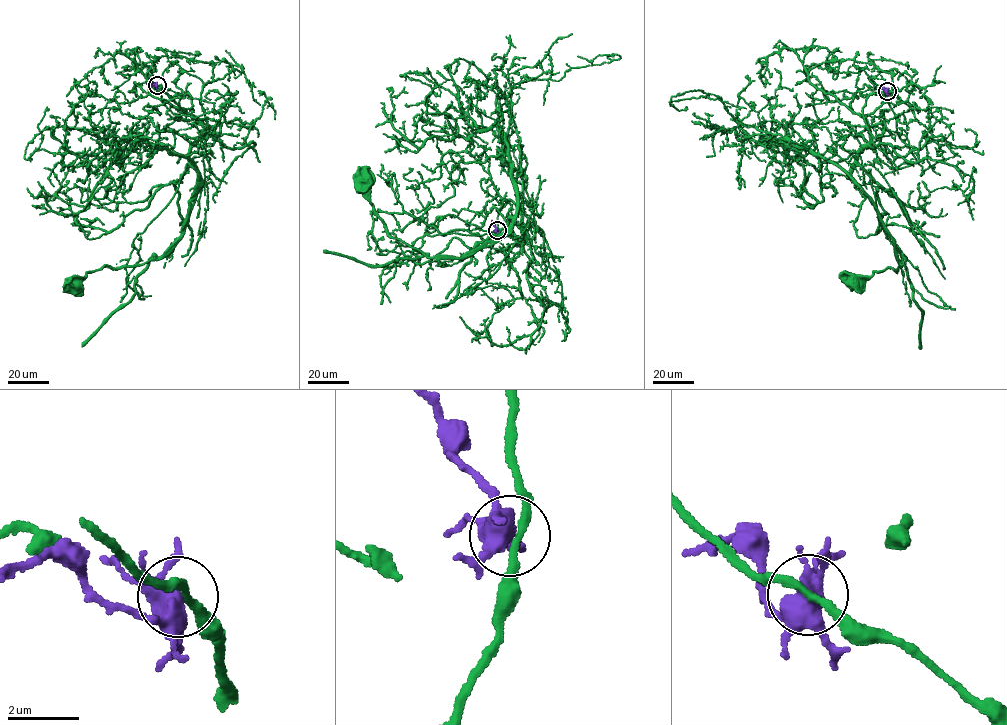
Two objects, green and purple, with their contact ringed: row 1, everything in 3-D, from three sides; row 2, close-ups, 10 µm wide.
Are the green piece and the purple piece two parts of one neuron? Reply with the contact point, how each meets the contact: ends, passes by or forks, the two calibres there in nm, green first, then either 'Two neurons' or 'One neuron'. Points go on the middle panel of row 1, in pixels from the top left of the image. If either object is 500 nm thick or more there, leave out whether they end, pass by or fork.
Place: (497, 230). Thickness 220 nm (green) against 500 nm. Two neurons

